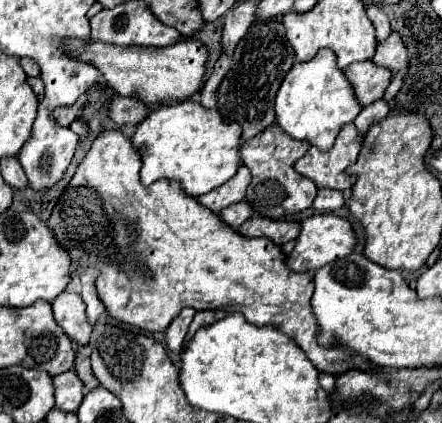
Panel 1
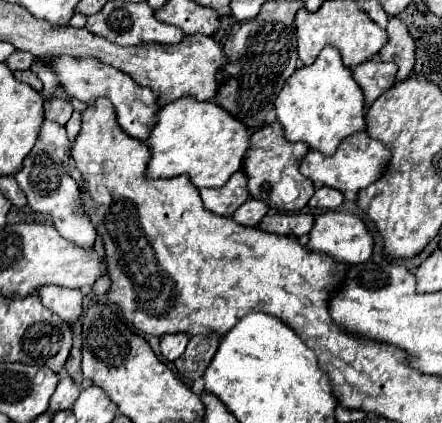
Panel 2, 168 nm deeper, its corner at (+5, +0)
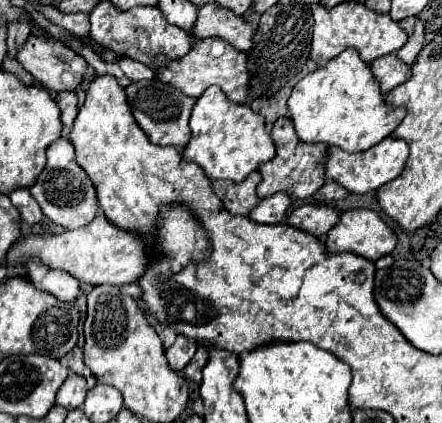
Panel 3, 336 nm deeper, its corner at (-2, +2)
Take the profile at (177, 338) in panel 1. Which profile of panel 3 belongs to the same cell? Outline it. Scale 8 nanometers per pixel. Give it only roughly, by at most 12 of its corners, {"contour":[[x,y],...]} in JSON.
{"contour":[[195,341],[175,343],[167,349],[171,369],[183,371],[197,351]]}

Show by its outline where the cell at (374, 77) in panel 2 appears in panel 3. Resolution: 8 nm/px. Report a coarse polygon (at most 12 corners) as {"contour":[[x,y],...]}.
{"contour":[[393,53],[371,63],[383,93],[405,83],[411,67]]}

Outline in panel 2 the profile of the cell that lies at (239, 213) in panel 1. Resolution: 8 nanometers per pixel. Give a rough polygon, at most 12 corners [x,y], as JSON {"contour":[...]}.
{"contour":[[248,199],[232,219],[246,227],[258,227],[268,205]]}

